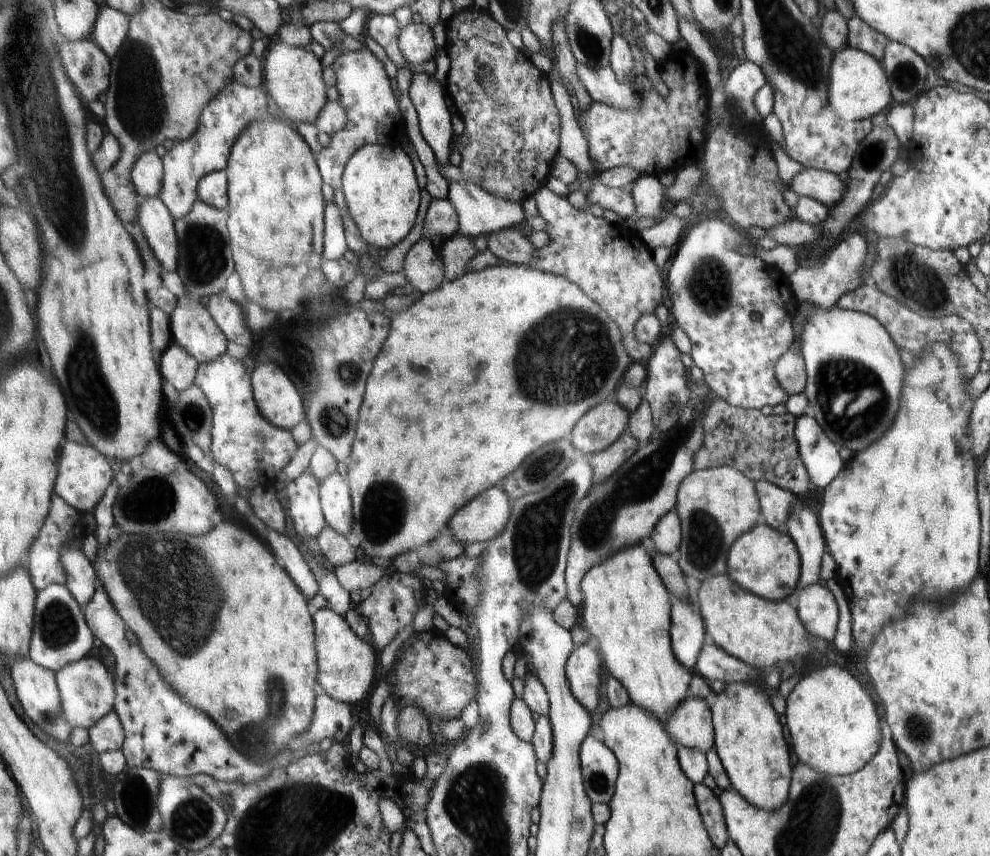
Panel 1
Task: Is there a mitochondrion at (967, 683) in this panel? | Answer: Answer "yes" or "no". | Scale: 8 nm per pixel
no

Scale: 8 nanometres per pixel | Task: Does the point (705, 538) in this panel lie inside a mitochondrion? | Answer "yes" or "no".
yes

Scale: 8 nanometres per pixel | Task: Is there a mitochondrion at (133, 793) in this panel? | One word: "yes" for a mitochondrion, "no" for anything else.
yes

